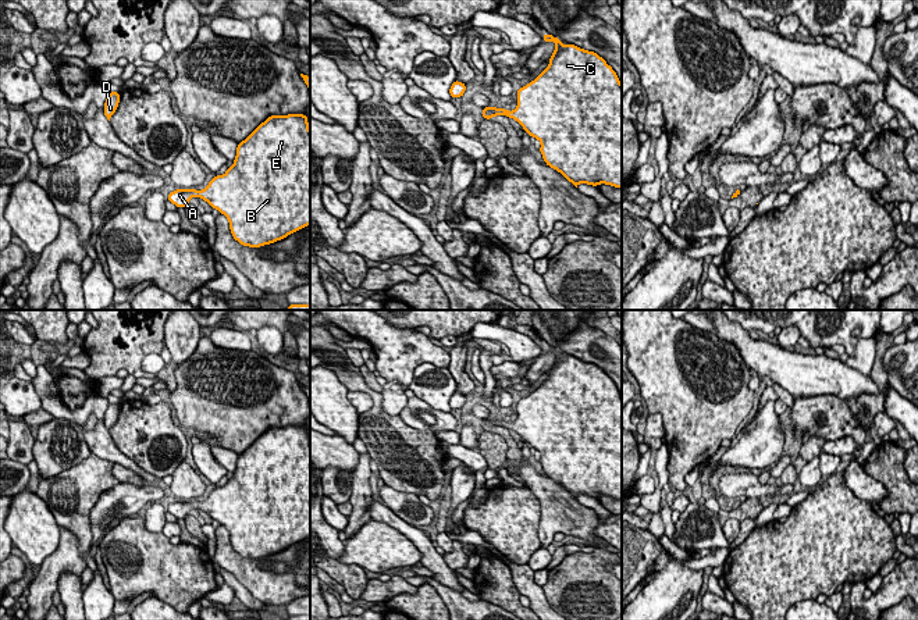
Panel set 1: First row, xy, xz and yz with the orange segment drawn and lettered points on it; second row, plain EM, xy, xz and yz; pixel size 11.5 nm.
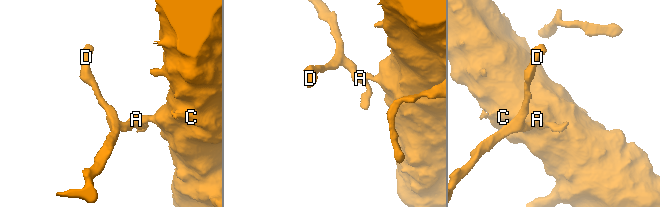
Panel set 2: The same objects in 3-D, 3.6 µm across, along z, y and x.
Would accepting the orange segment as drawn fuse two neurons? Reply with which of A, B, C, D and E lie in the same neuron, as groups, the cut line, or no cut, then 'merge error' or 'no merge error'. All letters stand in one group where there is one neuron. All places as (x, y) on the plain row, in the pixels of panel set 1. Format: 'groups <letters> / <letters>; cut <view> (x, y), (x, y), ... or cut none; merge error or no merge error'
groups A B C D E; cut none; no merge error

